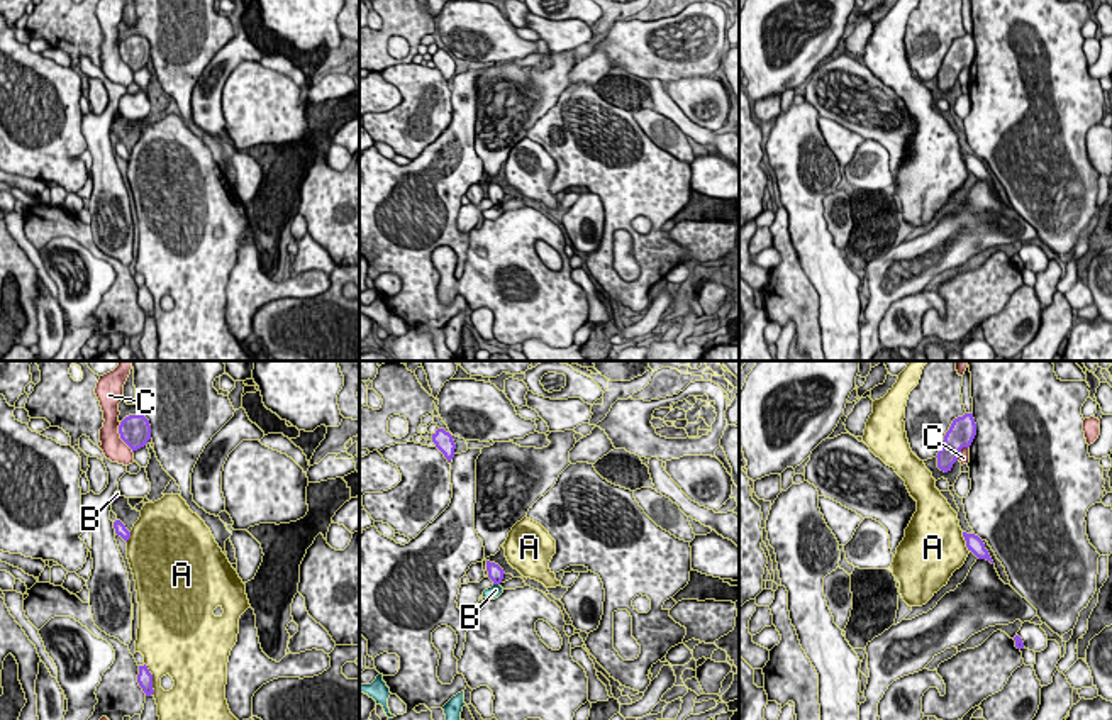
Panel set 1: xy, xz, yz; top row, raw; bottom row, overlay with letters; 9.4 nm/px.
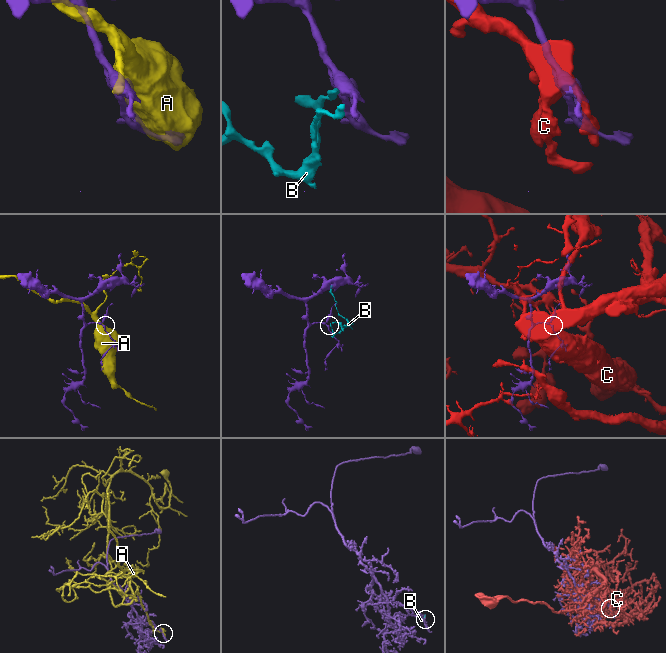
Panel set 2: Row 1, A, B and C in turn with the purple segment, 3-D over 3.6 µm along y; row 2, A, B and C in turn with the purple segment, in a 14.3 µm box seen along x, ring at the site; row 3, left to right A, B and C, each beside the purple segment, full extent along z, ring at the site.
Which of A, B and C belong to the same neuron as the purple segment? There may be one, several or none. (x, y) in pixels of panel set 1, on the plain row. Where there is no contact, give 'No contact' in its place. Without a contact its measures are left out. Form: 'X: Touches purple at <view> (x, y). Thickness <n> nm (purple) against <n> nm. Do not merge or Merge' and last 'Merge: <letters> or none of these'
A: Touches purple at xy (151, 299). Thickness 160 nm (purple) against 360 nm. Do not merge
B: Touches purple at xz (497, 204). Thickness 160 nm (purple) against 120 nm. Do not merge
C: Touches purple at xy (121, 58). Thickness 300 nm (purple) against 220 nm. Do not merge
Merge: none of these

